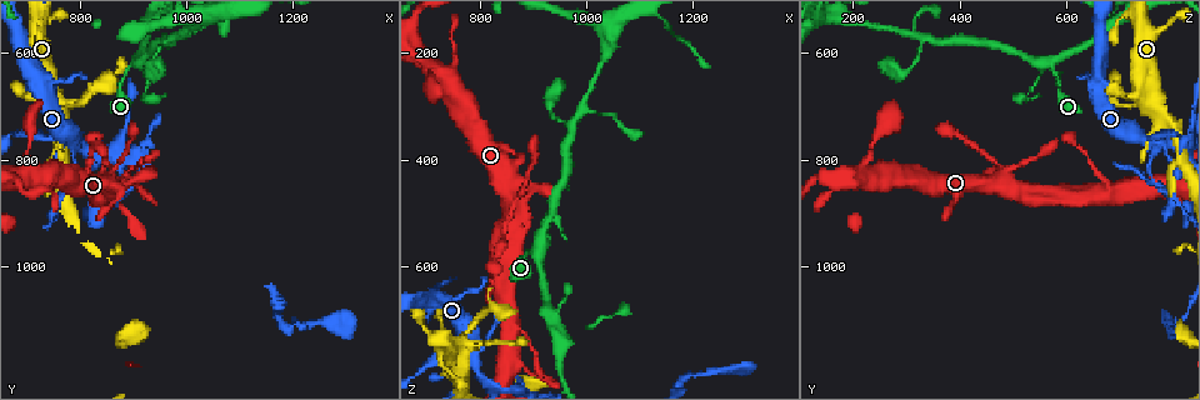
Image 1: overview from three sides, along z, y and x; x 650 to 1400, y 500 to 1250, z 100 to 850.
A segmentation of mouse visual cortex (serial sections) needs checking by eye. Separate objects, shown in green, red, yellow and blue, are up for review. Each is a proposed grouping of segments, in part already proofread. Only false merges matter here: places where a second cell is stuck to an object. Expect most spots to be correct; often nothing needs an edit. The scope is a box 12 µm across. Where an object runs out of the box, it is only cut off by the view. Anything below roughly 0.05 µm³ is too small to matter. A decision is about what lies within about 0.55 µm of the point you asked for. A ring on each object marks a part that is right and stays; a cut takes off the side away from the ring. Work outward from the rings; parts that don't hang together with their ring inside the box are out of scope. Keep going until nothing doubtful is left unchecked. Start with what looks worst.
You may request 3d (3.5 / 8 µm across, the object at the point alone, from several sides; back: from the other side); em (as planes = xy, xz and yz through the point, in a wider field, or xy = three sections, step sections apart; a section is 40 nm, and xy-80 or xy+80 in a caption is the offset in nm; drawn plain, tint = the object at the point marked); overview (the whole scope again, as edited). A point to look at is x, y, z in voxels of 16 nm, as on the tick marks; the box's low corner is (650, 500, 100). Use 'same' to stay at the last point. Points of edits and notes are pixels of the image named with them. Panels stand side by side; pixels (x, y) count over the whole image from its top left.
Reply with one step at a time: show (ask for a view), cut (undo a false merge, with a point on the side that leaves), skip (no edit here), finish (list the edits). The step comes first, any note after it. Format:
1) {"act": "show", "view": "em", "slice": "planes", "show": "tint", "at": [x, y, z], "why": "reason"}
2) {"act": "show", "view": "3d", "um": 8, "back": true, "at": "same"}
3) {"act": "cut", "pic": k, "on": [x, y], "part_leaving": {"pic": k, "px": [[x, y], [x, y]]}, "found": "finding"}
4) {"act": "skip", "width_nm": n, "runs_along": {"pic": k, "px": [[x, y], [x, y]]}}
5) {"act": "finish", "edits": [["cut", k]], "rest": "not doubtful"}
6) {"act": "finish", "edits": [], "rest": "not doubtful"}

{"act": "show", "view": "3d", "um": 3.5, "at": [900, 620, 575], "why": "four-way junction"}

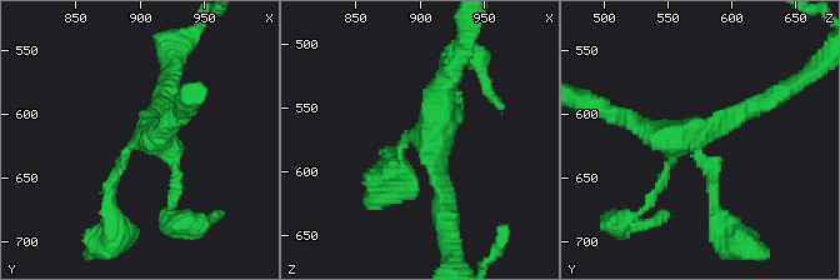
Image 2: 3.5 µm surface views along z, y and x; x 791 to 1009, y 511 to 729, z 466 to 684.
{"act": "show", "view": "em", "slice": "xy", "step": 1, "show": "tint", "at": [904, 620, 570], "arms": 4, "arm_widths_nm": [150, 150, 200, 250]}

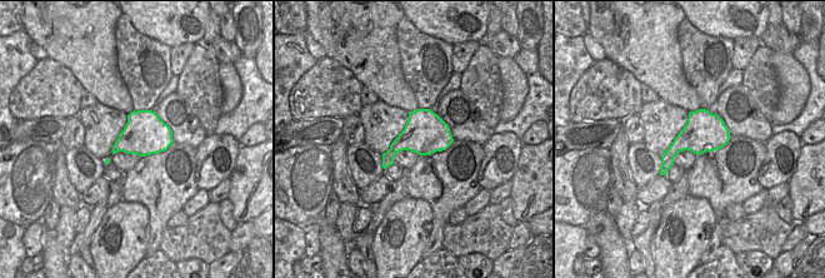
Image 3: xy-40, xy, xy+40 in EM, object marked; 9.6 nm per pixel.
{"act": "skip", "width_nm": 420, "runs_along": {"pic": 2, "px": [[714, 206], [695, 138], [624, 119]]}, "found": "one cell here"}

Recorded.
{"act": "show", "view": "3d", "um": 3.5, "at": [760, 690, 745], "why": "thin arm on a thick one"}

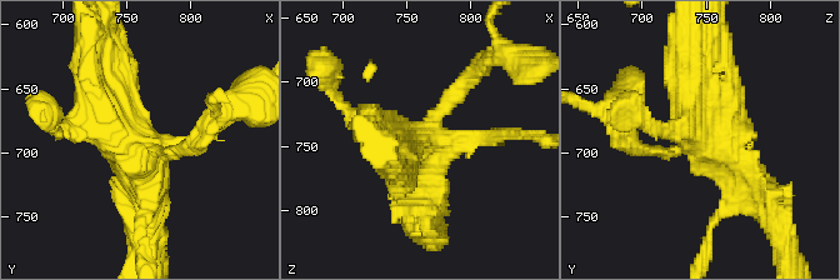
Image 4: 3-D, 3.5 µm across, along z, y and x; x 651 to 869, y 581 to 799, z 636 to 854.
{"act": "skip", "runs_along": {"pic": 4, "px": [[708, 71], [710, 151], [771, 205]]}, "found": "continuous, no second cell"}

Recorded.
{"act": "show", "view": "3d", "um": 3.5, "at": [780, 765, 760]}

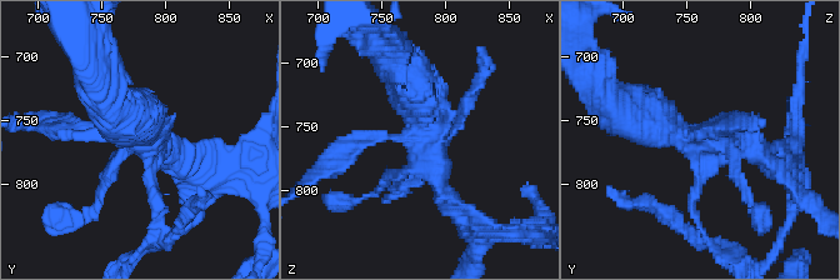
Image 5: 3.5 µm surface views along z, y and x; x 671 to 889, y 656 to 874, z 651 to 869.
{"act": "show", "view": "em", "slice": "xy", "step": 1, "show": "tint", "at": [784, 766, 756], "why": "shape alone is not enough"}

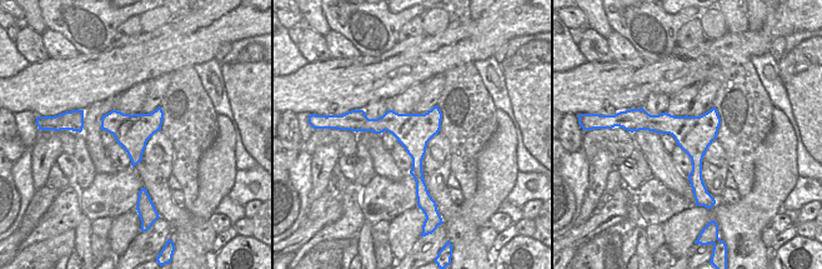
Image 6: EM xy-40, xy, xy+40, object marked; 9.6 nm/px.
{"act": "show", "view": "em", "slice": "xy", "step": 5, "show": "tint", "at": "same"}

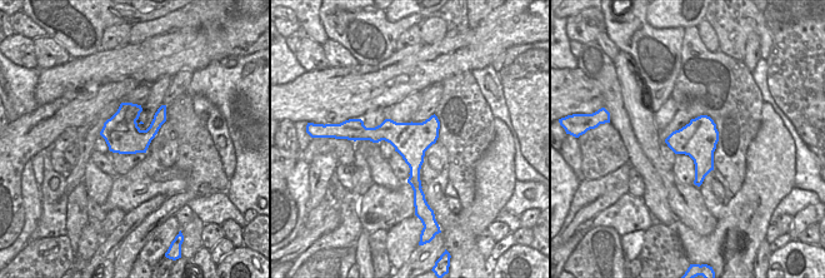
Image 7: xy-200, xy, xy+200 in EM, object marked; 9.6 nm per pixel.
{"act": "cut", "pic": 5, "on": [673, 223], "part_leaving": {"pic": 5, "px": [[151, 183], [155, 236], [133, 259]]}, "found": "a second cell is stuck on"}

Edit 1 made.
{"act": "finish", "edits": [["cut", 5]], "rest": "not doubtful"}

